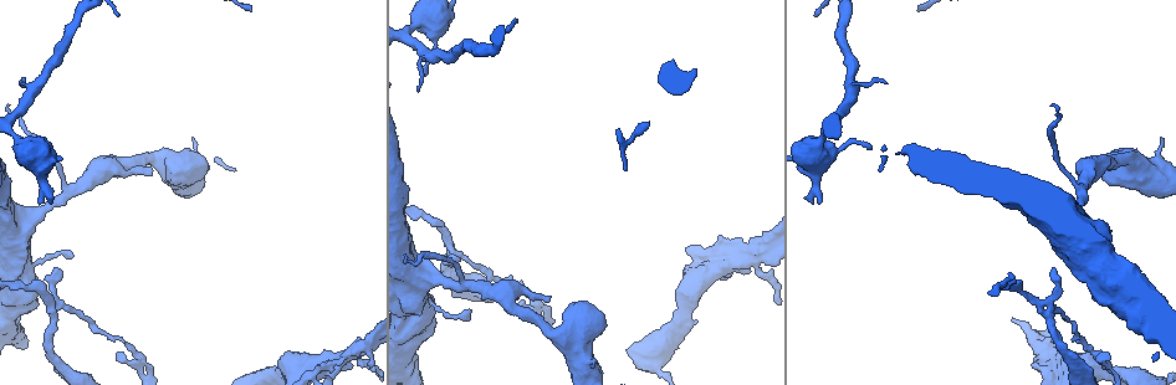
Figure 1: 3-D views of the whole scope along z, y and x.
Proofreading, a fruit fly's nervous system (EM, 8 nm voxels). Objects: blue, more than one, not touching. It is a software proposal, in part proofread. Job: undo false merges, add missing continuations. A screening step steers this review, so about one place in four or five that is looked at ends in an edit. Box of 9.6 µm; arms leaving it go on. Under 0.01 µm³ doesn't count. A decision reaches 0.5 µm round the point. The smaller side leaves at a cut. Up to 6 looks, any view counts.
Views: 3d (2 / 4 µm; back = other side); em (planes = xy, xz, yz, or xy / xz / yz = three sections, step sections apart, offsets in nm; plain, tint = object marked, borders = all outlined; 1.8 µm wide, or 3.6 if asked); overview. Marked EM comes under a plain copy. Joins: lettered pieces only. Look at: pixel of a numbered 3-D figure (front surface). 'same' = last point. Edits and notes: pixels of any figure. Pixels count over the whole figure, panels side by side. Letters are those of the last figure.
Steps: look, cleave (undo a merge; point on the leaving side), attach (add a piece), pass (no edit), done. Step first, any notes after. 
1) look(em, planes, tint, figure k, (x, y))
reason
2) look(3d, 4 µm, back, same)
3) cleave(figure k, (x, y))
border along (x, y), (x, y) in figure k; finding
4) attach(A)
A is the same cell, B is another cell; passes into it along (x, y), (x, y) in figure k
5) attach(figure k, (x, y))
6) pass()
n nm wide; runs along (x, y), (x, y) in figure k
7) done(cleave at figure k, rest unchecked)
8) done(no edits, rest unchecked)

look(em, planes, borders, figure 1, (811, 202))
branch stops here

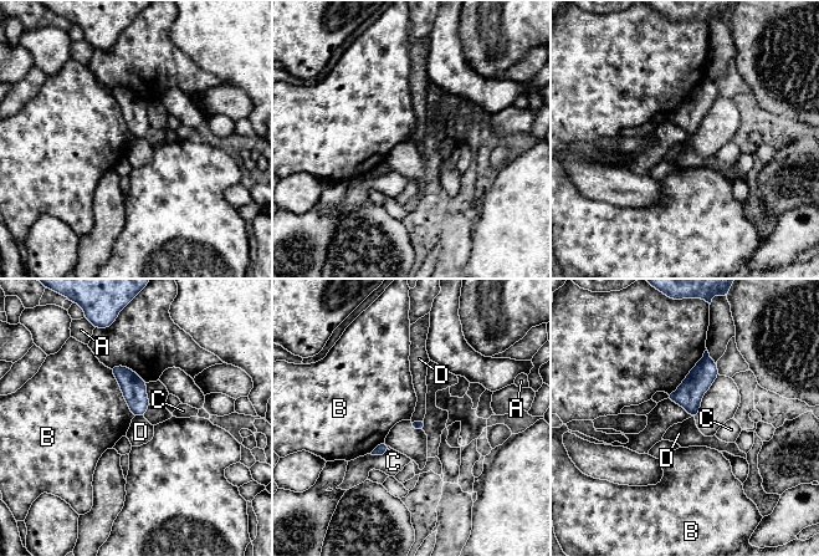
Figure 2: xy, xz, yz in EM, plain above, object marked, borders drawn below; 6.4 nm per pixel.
pass()
A, B, C and D are other cells; border along (134, 416), (143, 417) in figure 2; none of them fits

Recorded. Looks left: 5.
look(3d, 4 µm, figure 1, (815, 13))
long arm stops here

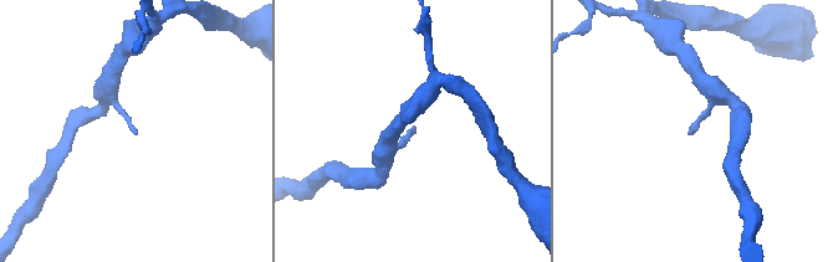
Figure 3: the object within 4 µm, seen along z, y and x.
look(em, planes, borders, figure 3, (136, 130))
shape alone is not enough

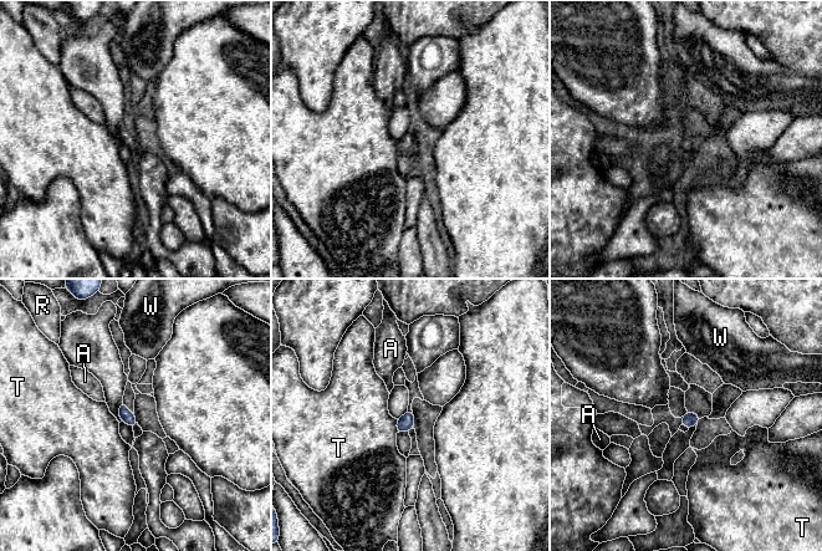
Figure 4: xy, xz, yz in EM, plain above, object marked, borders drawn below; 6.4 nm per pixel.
pass()
T touches over 90 nm; A, R, T and W are other cells; border along (396, 419), (396, 429), (398, 432) in figure 4; none of them fits

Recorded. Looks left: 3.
look(3d, 4 µm, figure 1, (25, 269))

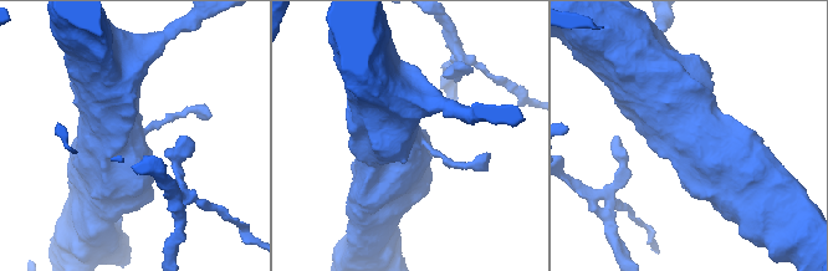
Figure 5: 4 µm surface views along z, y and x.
look(em, 3.6 µm, planes, borders, figure 5, (131, 134))
need the tissue

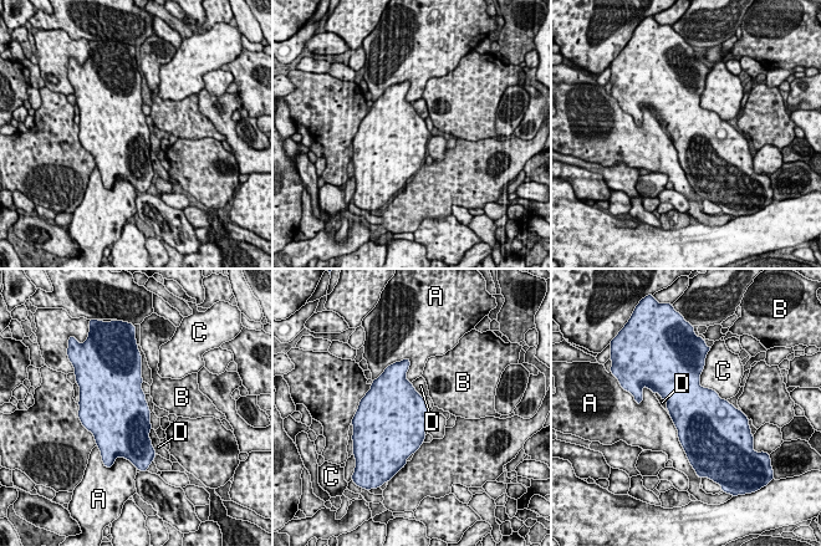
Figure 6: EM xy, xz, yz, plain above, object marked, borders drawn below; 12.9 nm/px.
pass()
700 nm wide; A, B, C and D are other cells; border along (656, 392), (666, 402), (669, 413) in figure 6; all the same neuron

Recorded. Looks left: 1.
done(no edits, rest unchecked)

